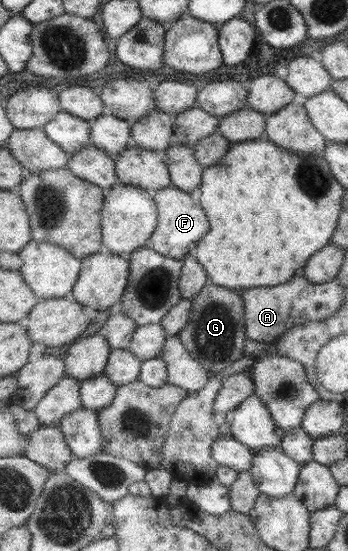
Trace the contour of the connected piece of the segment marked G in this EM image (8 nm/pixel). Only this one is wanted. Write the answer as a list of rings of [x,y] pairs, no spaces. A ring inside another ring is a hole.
[[[209,281],[199,296],[193,300],[193,307],[195,312],[192,321],[179,334],[189,354],[212,375],[225,371],[237,360],[243,359],[249,339],[241,292],[214,285]]]

